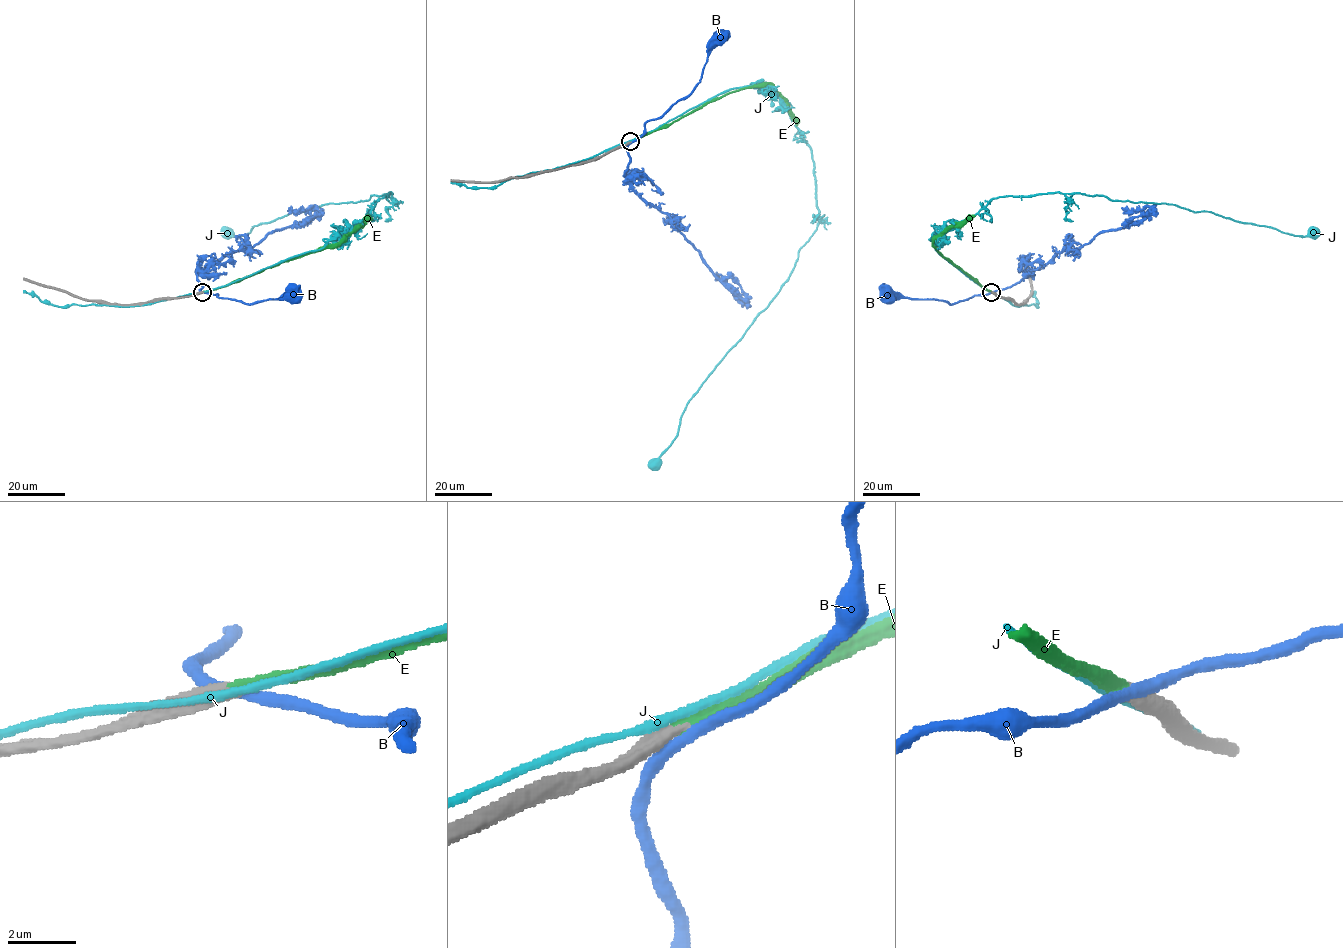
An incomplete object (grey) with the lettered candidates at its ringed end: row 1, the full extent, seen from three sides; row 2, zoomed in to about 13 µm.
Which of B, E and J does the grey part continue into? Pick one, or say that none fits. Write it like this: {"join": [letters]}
{"join": ["E"]}

